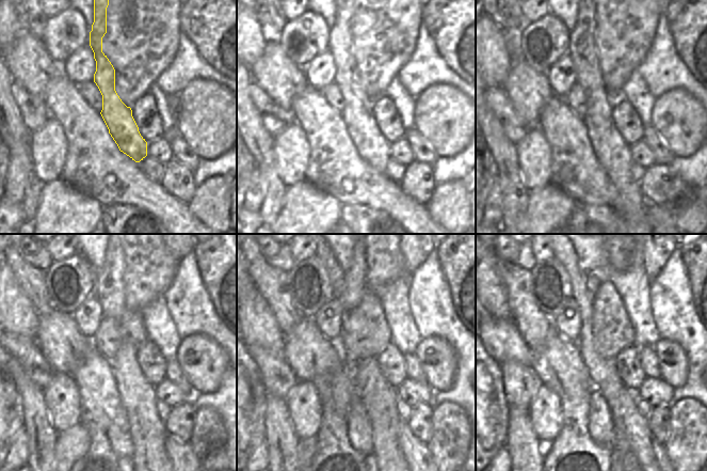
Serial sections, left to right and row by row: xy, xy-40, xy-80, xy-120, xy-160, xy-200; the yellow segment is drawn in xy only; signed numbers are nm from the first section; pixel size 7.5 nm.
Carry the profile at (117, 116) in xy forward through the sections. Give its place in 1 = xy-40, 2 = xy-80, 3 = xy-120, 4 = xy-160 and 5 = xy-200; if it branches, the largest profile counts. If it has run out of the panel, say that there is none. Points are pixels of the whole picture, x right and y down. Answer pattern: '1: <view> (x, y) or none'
1: xy-40 (371, 145)
2: xy-80 (613, 154)
3: xy-120 (138, 395)
4: xy-160 (379, 397)
5: xy-200 (620, 444)

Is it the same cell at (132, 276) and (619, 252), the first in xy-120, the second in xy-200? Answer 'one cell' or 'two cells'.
one cell

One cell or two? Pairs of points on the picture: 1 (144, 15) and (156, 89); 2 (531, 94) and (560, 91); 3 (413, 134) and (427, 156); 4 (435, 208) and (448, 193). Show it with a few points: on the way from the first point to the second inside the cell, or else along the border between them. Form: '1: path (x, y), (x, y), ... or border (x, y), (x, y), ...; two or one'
1: border (171, 62), (148, 91); two
2: border (545, 73), (552, 93); two
3: path (415, 139), (422, 151); one
4: path (438, 205), (447, 197); one

